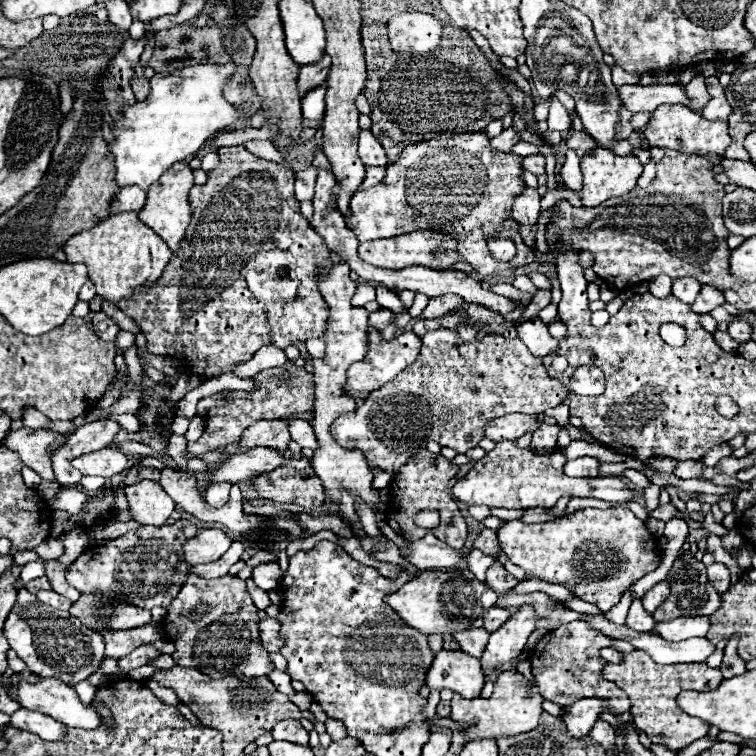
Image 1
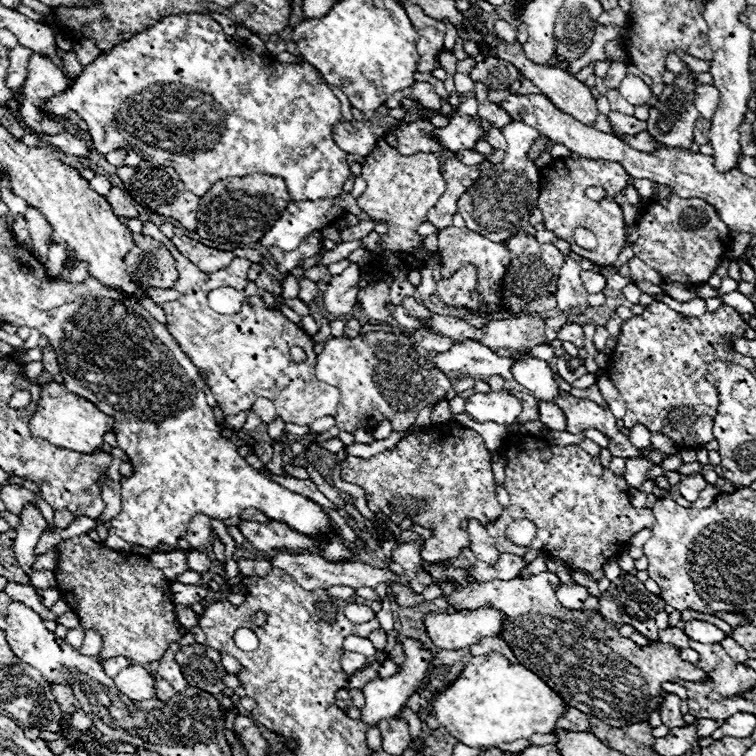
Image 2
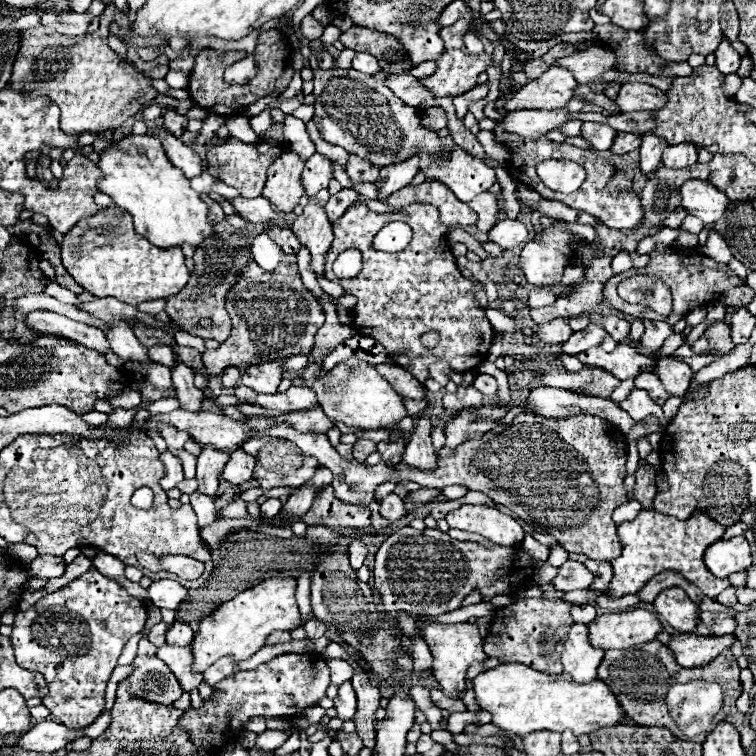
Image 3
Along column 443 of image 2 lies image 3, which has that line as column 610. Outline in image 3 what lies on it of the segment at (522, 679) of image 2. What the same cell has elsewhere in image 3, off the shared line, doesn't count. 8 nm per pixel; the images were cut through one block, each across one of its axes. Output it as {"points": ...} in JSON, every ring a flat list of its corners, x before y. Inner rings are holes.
{"points":[[512,662,478,674,472,680,472,686,478,706,492,714,492,724,514,736,526,736,538,730,564,732,564,728,570,728,576,736,580,736,598,728,620,724,624,718,622,706,602,680,594,680,594,684,574,684,566,672,560,676,544,674,530,666]]}

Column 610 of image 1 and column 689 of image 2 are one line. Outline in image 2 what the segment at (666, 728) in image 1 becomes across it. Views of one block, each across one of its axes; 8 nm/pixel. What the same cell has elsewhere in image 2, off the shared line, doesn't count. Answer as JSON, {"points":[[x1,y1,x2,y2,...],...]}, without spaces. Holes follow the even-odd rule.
{"points":[[546,570,528,578,518,576,514,580,470,582,468,586,450,580,442,582,440,588,446,602,456,610,500,610,506,616,502,640,512,648,516,660,550,684,568,706,604,720,610,726,622,728,648,722,650,714,662,706,662,682,708,680,700,668,682,660,676,646,662,642,638,646,632,640,622,638,618,628,608,624,604,616,564,608,556,600,558,584,558,576]]}

